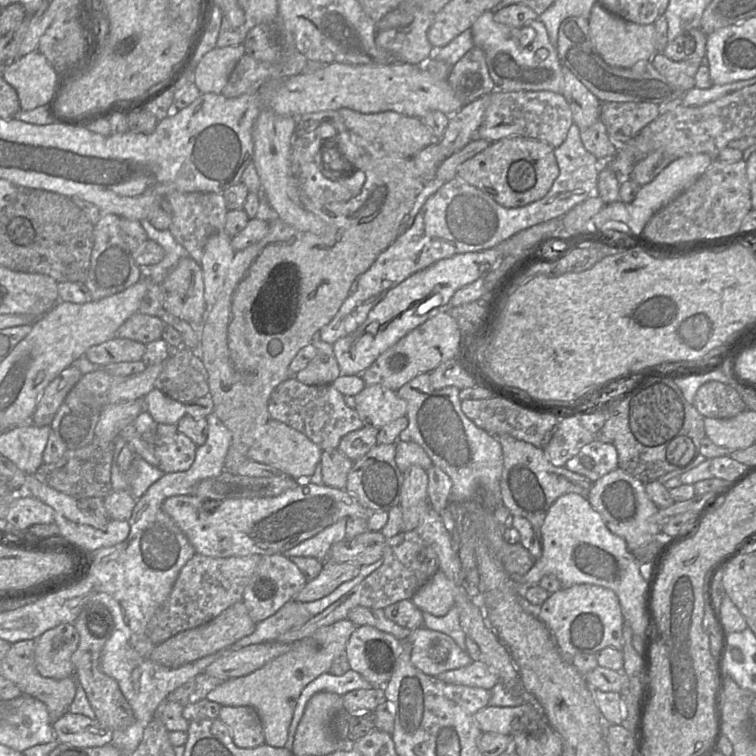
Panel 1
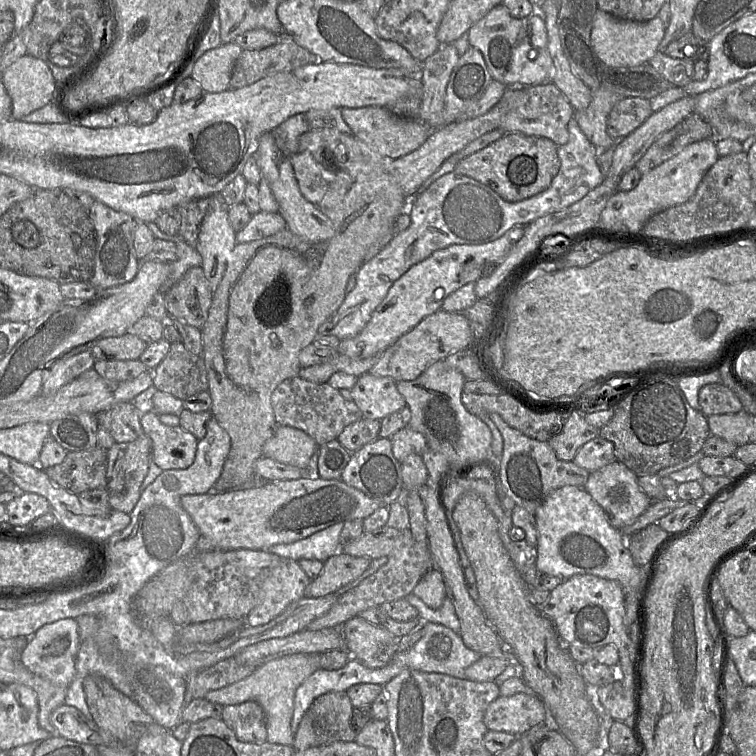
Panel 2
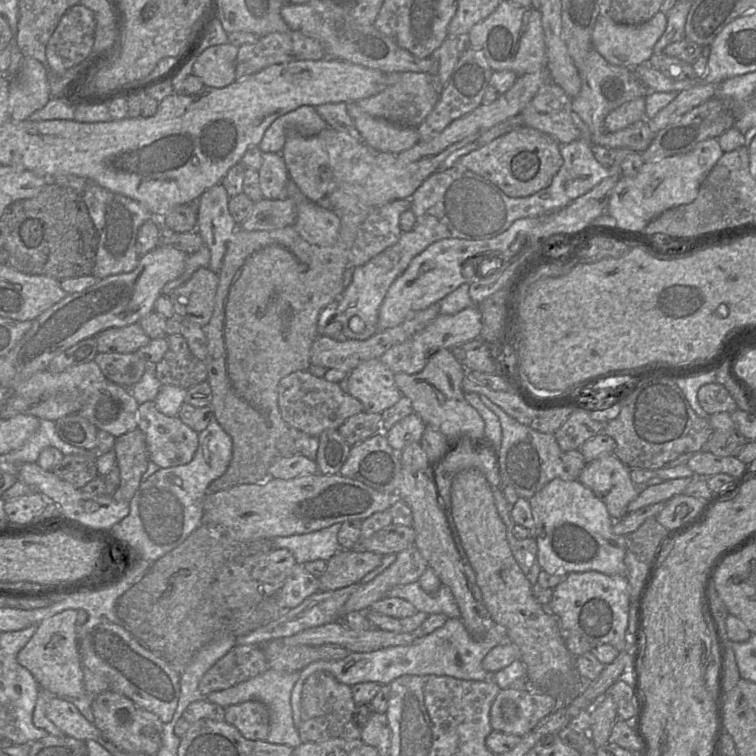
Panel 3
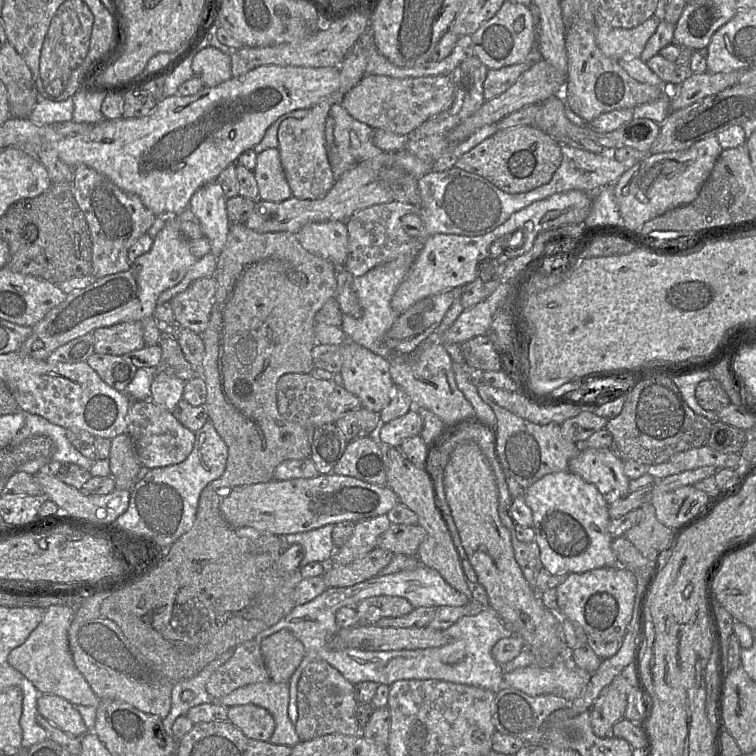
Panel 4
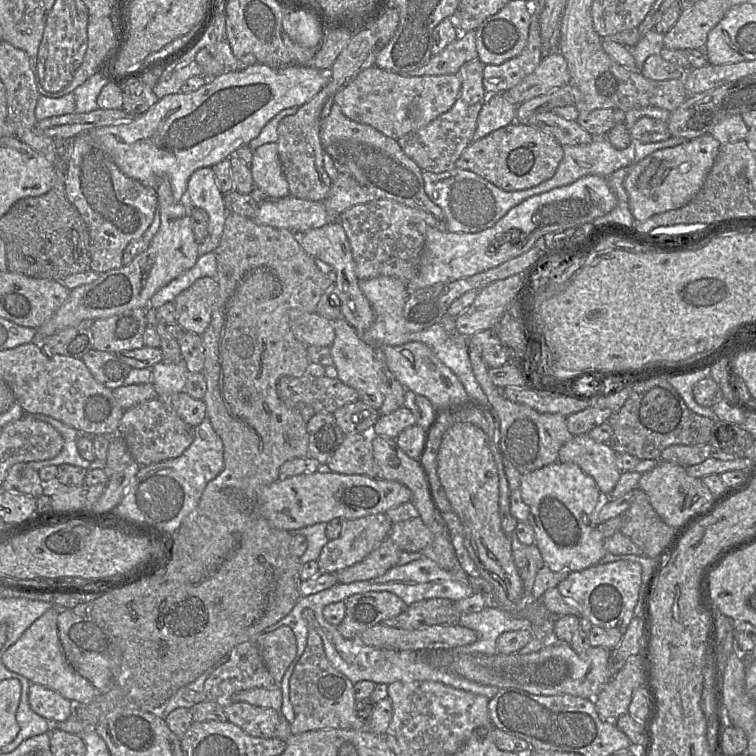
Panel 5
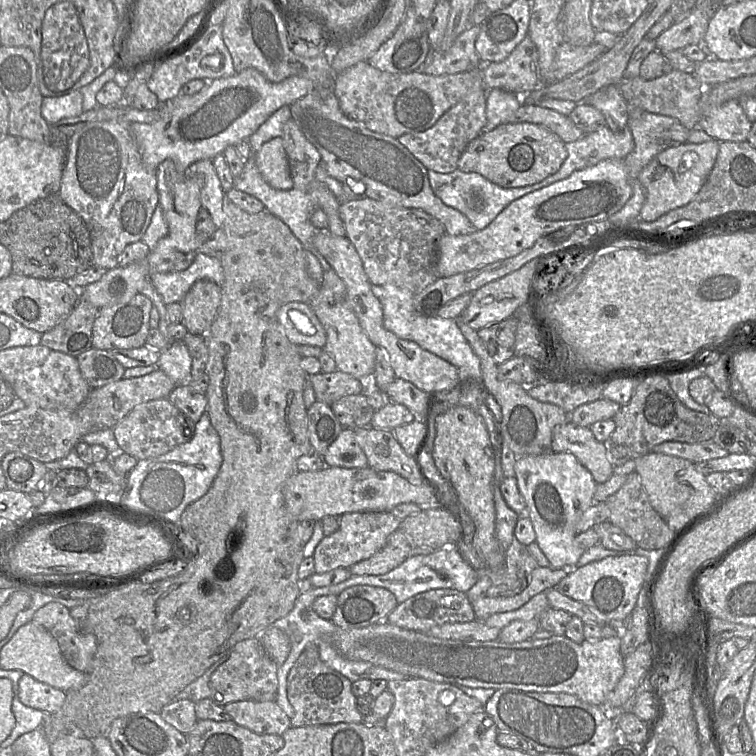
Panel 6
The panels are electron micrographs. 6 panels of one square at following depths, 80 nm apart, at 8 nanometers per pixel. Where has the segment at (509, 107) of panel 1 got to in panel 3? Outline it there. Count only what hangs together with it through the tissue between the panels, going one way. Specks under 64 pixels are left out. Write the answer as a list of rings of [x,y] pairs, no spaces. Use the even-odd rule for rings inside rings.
[[[552,81],[543,86],[521,111],[524,125],[553,137],[560,145],[581,138],[571,119],[572,99]]]

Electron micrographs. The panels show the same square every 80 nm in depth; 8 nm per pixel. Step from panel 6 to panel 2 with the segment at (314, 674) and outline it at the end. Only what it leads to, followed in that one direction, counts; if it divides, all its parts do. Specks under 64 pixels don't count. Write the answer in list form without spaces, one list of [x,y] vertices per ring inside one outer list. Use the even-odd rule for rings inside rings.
[[[329,692],[317,697],[309,708],[314,728],[322,742],[352,742],[357,733],[351,727],[353,706],[346,692]]]

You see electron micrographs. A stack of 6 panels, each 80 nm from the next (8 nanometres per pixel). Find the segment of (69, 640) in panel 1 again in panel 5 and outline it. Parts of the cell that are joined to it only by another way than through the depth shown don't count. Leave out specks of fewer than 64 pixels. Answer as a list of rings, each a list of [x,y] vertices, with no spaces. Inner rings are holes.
[[[65,607],[48,609],[35,620],[2,655],[3,665],[10,671],[22,675],[31,683],[53,690],[73,704],[86,704],[92,701],[97,691],[90,681],[81,676],[67,661],[59,640],[57,617]]]

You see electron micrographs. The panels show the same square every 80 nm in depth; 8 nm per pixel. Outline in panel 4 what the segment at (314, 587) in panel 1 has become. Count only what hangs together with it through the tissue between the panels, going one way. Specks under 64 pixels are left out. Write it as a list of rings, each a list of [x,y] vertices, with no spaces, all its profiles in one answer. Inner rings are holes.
[[[375,547],[349,564],[327,565],[321,577],[328,588],[351,587],[377,576],[390,563],[393,555],[390,551]]]

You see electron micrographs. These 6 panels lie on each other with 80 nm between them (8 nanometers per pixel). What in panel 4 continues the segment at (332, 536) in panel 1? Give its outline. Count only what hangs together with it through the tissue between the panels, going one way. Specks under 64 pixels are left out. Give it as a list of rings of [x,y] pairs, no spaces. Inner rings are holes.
[[[325,525],[307,532],[299,532],[280,536],[285,545],[299,544],[304,549],[304,557],[300,562],[300,569],[311,562],[329,564],[331,555],[335,550],[332,542],[334,525]]]

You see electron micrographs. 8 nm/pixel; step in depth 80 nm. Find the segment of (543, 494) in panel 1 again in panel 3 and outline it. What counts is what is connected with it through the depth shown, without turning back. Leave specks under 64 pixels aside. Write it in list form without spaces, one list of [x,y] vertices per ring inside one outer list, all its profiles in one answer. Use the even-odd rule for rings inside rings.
[[[480,394],[480,399],[499,418],[501,424],[502,442],[497,455],[503,485],[512,486],[519,497],[529,500],[554,478],[578,480],[586,465],[579,449],[561,450],[554,434],[541,433],[518,422],[483,394]]]

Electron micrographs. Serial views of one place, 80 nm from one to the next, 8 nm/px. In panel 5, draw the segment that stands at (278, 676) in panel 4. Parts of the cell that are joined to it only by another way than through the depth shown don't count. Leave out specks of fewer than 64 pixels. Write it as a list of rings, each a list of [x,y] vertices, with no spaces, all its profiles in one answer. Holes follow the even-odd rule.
[[[282,626],[271,632],[263,632],[256,638],[256,644],[266,668],[279,685],[297,655],[293,631],[288,626]]]

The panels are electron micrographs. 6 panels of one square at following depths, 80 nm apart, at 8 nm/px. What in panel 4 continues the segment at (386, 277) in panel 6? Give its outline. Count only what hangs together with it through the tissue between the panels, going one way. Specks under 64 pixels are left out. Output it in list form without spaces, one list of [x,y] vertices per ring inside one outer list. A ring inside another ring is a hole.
[[[391,201],[375,204],[355,212],[346,220],[348,254],[344,267],[354,276],[362,276],[370,269],[397,259],[400,255],[420,251],[420,242],[411,238],[403,229],[401,218],[408,214],[419,215],[419,207],[413,204]]]

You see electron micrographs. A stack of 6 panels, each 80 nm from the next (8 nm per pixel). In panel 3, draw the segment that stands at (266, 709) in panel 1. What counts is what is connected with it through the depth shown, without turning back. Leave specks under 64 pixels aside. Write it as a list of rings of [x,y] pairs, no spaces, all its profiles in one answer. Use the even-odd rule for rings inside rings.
[[[269,668],[264,673],[238,683],[228,689],[211,692],[206,696],[206,699],[224,708],[250,700],[262,702],[270,713],[270,730],[266,741],[272,744],[281,744],[296,748],[302,742],[298,728],[293,722],[291,692],[299,676],[300,672],[281,673]]]

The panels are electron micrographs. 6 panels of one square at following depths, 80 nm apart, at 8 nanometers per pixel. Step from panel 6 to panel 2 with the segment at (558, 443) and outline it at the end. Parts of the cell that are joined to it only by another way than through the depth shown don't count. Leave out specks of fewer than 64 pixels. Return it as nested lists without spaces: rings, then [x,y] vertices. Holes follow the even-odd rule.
[[[615,460],[599,470],[590,472],[583,487],[603,508],[610,524],[618,530],[633,524],[652,503],[652,500],[639,487],[637,478],[634,472]]]

